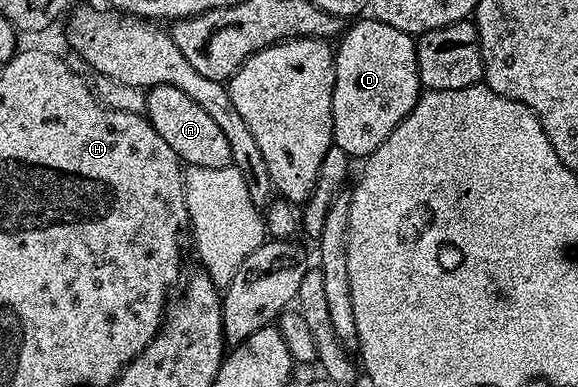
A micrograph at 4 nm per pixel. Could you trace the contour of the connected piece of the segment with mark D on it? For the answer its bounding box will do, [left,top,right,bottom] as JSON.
[333,19,421,159]

